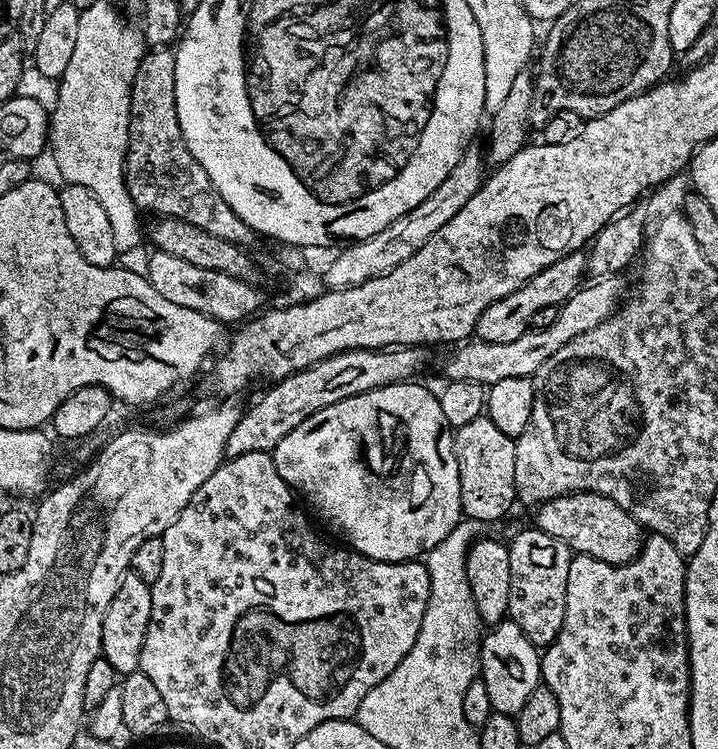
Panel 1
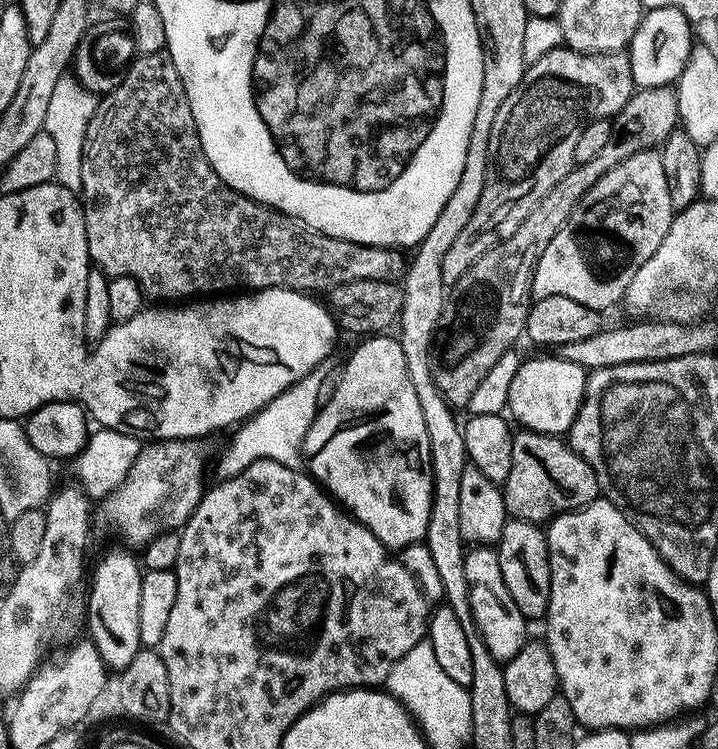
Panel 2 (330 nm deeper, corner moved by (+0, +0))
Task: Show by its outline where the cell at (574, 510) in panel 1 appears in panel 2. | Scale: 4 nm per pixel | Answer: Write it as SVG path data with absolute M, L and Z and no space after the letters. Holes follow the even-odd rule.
M520 430L513 435L512 445L514 458L510 466L510 478L506 478L502 486L506 510L511 519L548 522L554 516L561 516L563 512L586 507L590 501L601 495L600 483L594 470L561 437Z

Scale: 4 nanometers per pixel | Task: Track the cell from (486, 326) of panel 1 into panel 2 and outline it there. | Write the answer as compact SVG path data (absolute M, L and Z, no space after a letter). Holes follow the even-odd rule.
M647 148L636 154L630 154L624 162L618 162L614 170L602 174L584 197L574 206L568 221L550 238L550 246L542 250L542 258L538 258L538 266L532 279L533 301L542 298L574 298L574 302L582 302L582 306L590 306L597 310L612 308L621 303L626 294L626 286L630 286L630 278L638 274L642 262L662 246L662 238L666 238L666 230L670 230L670 222L674 215L674 205L670 202L670 190L666 186L666 170L662 170L662 158L656 148Z

